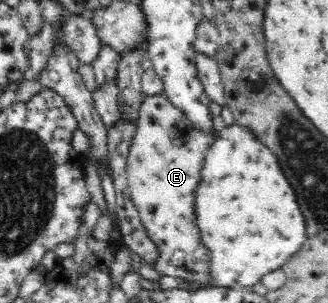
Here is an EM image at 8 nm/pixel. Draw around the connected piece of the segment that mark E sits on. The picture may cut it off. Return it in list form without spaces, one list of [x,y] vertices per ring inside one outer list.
[[[165,93],[147,95],[143,97],[143,103],[139,107],[136,129],[126,157],[130,200],[139,212],[147,235],[160,249],[160,258],[154,269],[161,276],[182,278],[186,281],[186,285],[197,283],[205,286],[209,283],[209,256],[205,246],[201,245],[197,224],[194,222],[193,193],[197,189],[197,179],[201,179],[205,153],[215,140],[215,135],[204,131],[204,128],[196,127],[188,115],[173,104]]]

